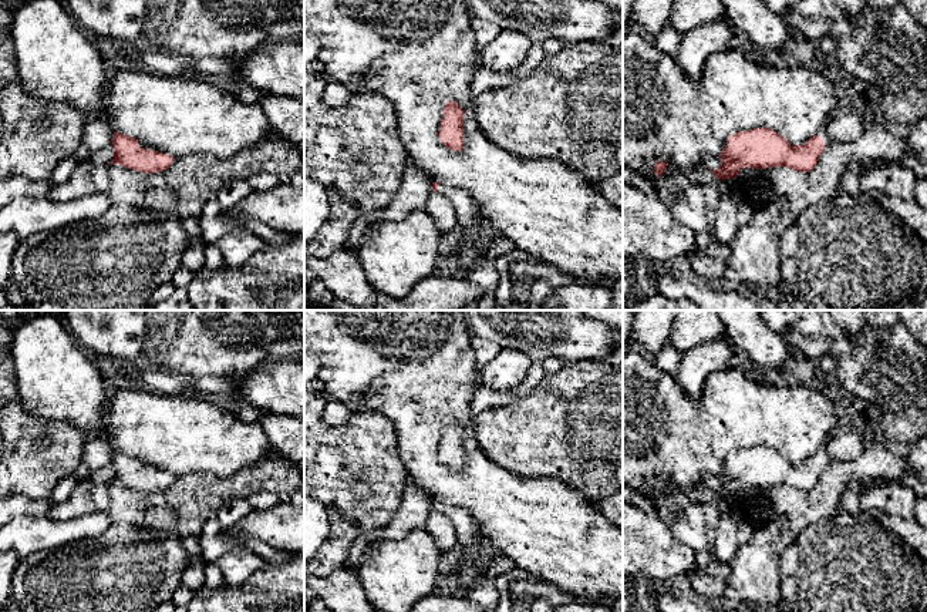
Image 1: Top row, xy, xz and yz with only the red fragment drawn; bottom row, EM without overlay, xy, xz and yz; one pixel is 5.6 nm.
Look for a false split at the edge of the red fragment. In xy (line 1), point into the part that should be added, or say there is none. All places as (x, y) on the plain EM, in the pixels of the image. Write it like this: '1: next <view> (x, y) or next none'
1: next xy (141, 463)

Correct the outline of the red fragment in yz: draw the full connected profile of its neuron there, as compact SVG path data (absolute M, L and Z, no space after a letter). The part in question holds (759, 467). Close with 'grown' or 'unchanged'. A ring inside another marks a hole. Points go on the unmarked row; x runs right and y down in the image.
M826 445L802 464L791 464L771 447L739 450L727 457L727 464L719 473L721 484L711 487L717 498L735 497L742 487L785 485L799 491L812 490L822 471L836 463Z; grown

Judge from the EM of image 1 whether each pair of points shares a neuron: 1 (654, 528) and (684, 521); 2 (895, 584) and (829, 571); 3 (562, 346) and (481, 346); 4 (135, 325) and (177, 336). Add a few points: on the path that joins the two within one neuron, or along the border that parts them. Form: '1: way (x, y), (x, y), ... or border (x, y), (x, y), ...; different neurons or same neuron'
1: border (666, 523), (668, 530), (691, 548); different neurons
2: way (879, 582), (855, 582), (845, 575); same neuron
3: border (474, 335), (492, 340), (501, 347); different neurons
4: border (147, 325), (142, 356), (140, 359); different neurons

